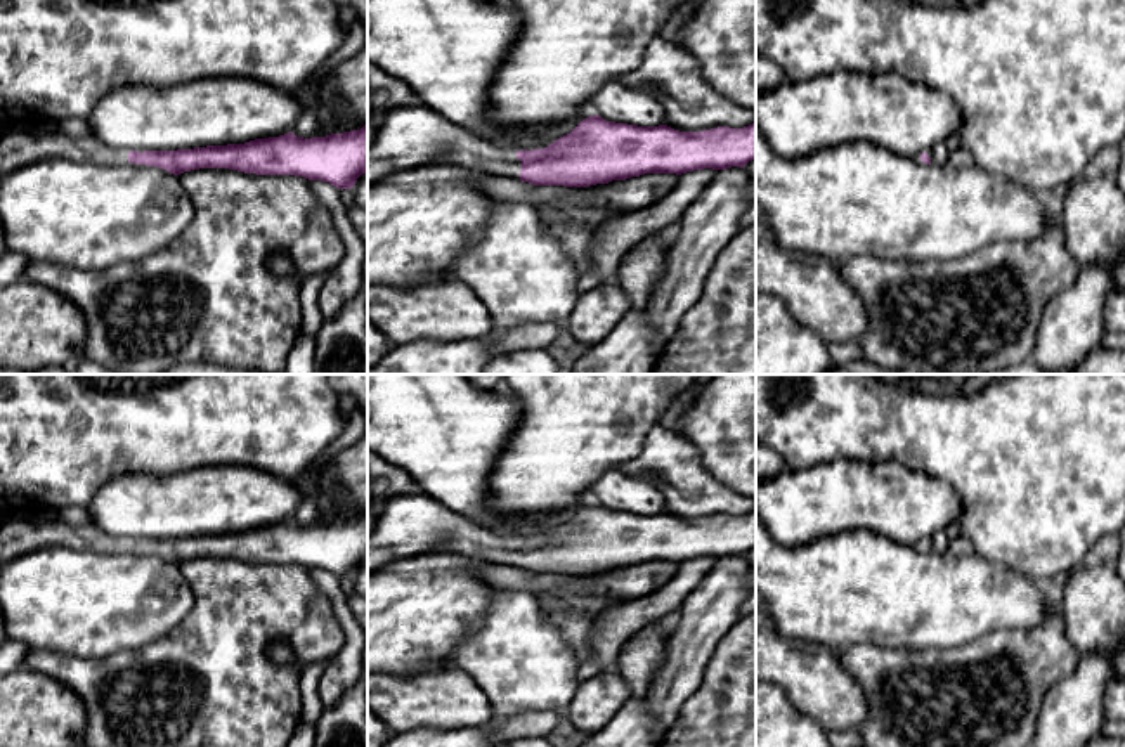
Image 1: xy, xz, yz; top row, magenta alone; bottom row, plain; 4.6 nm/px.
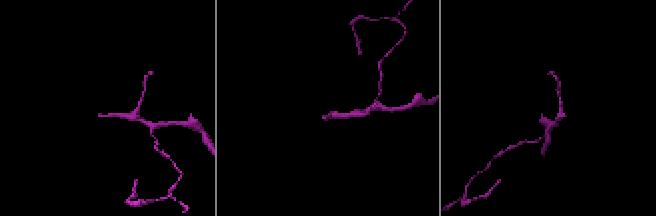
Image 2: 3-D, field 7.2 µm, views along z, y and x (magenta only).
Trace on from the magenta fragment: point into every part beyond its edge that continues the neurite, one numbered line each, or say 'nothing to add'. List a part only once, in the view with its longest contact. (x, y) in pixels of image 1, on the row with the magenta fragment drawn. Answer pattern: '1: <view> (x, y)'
1: xz (409, 136)

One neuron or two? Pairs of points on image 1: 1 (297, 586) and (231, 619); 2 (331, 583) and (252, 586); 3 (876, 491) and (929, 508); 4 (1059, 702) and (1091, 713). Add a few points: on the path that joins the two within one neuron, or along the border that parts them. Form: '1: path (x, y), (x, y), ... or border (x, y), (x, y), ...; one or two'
1: path (281, 602), (247, 605); one
2: border (311, 569), (312, 581), (328, 598), (337, 617); two
3: path (890, 500), (916, 506); one
4: path (1066, 709), (1070, 713), (1084, 713); one

